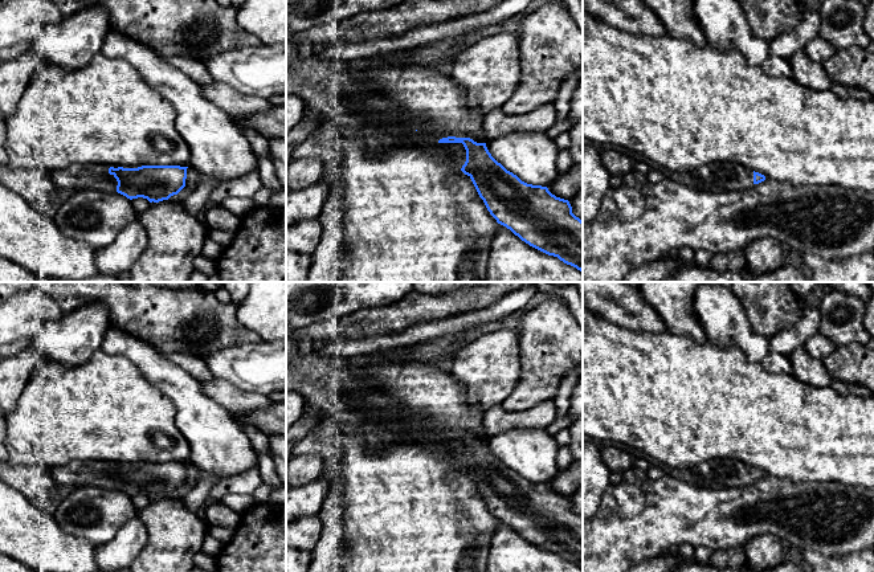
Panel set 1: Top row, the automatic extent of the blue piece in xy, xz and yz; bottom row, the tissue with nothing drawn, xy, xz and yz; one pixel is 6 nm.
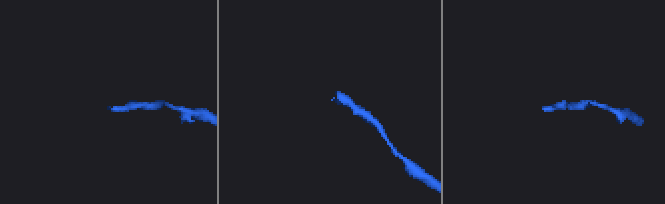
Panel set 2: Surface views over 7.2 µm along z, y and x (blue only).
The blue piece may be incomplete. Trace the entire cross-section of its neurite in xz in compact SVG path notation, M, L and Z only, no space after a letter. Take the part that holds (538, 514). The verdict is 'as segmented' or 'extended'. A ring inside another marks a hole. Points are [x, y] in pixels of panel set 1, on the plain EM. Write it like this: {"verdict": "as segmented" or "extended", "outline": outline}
{"verdict": "as segmented", "outline": "M456 433L442 434L438 440L463 441L466 458L461 467L471 475L479 494L498 520L510 526L530 543L583 568L583 518L572 510L568 497L556 494L547 483L522 478L491 453L486 440Z"}

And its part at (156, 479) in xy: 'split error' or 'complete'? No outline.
split error

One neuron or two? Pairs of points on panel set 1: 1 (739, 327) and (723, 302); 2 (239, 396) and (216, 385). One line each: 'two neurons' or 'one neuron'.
1: one neuron
2: one neuron

